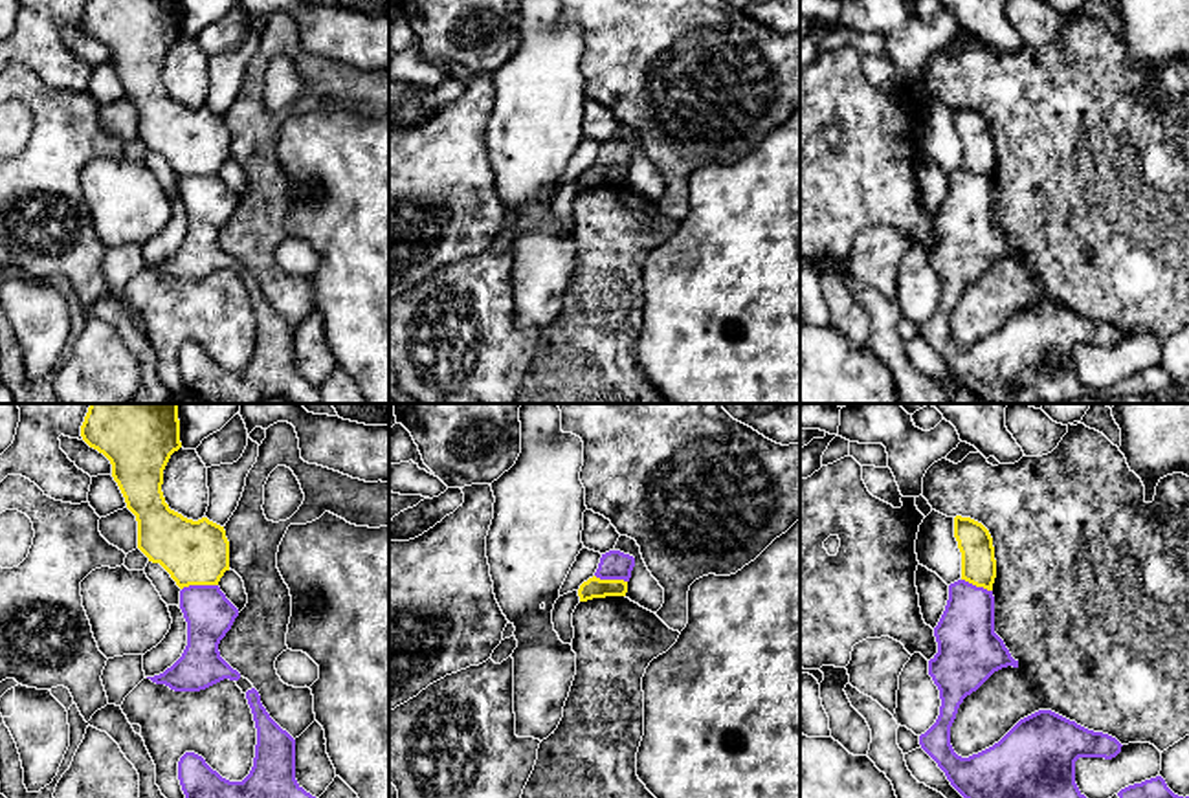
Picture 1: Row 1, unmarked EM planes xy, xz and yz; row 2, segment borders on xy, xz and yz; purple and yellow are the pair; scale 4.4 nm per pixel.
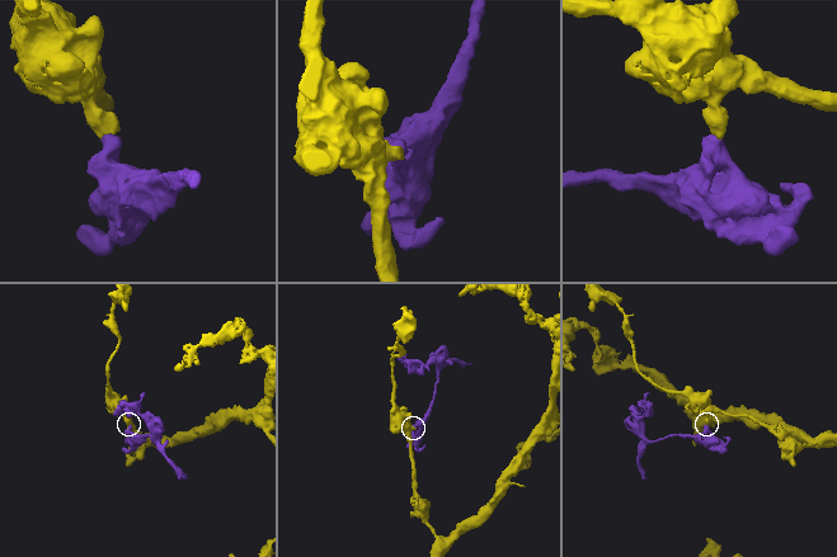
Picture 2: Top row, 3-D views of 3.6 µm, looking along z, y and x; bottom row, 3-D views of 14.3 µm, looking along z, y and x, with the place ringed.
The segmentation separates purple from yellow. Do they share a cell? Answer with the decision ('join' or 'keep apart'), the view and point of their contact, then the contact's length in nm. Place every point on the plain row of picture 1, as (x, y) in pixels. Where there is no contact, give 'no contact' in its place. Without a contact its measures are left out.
keep apart; contact xy (199, 175); length 160 nm

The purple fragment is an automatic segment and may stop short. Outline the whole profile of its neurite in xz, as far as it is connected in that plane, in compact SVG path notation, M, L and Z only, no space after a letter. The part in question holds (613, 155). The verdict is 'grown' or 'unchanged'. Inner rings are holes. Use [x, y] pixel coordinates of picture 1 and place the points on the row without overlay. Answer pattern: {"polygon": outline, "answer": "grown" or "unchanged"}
{"polygon": "M609 139L602 143L598 158L594 161L600 169L624 169L629 171L635 147L620 139Z", "answer": "unchanged"}

